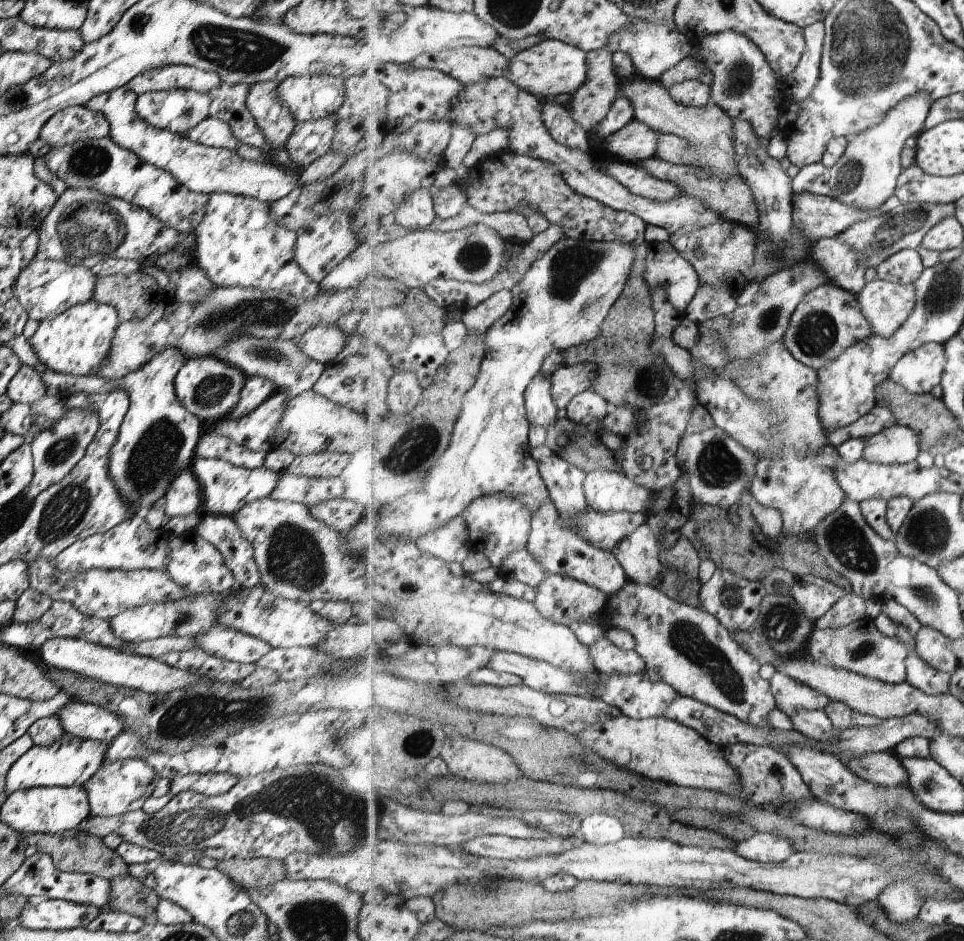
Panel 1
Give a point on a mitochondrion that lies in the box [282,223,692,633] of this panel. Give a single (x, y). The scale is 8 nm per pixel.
(573, 264)

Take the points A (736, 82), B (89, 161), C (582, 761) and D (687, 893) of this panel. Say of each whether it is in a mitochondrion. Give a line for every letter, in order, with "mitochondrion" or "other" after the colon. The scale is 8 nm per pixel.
A: mitochondrion
B: mitochondrion
C: mitochondrion
D: other

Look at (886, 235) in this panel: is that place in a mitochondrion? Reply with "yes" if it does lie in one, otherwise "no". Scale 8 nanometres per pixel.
yes

